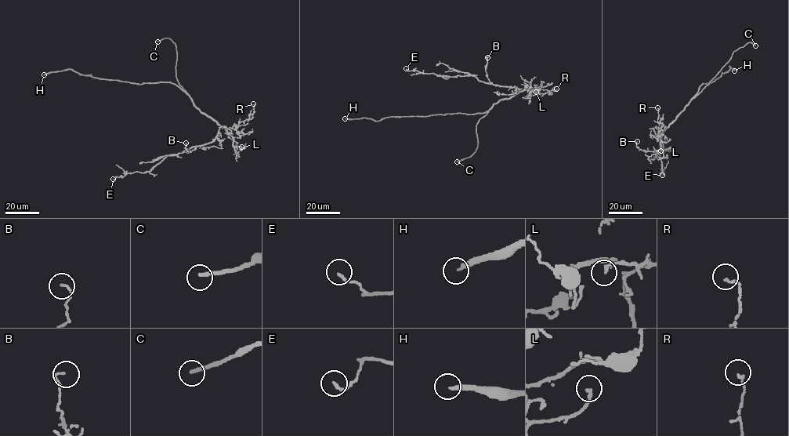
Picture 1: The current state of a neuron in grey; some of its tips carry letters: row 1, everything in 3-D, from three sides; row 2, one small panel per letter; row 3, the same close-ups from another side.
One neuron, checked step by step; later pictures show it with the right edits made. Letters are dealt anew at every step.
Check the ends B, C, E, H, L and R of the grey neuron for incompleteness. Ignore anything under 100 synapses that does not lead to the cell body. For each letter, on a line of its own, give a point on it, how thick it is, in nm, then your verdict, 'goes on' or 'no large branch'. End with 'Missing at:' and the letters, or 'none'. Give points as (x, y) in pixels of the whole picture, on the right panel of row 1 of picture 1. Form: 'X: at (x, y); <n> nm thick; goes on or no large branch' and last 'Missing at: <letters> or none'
B: at (637, 141); 100 nm thick; no large branch
C: at (755, 45); 200 nm thick; goes on
E: at (662, 175); 140 nm thick; no large branch
H: at (734, 70); 240 nm thick; goes on
L: at (660, 150); 140 nm thick; no large branch
R: at (657, 107); 110 nm thick; no large branch
Missing at: C, H

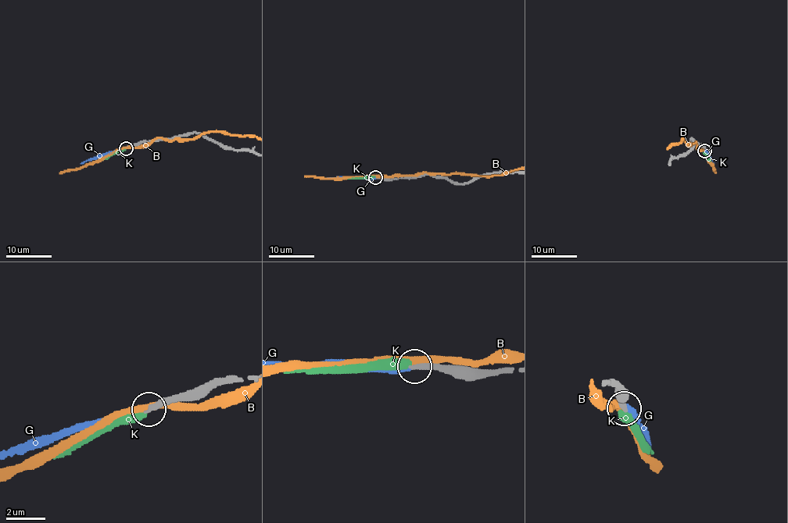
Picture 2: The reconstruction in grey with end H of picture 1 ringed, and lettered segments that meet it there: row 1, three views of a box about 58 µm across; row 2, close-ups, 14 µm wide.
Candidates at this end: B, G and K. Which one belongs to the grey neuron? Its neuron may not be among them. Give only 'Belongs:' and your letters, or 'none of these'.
Belongs: G

